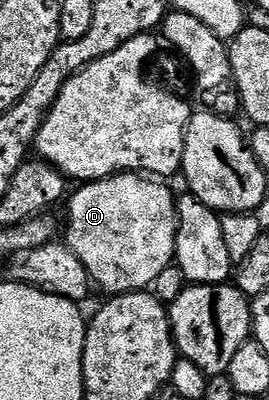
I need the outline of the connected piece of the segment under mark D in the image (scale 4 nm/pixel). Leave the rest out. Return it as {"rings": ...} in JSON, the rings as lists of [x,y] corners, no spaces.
{"rings":[[[117,173],[114,177],[106,177],[103,181],[91,181],[80,186],[81,189],[73,198],[70,196],[69,201],[69,222],[65,225],[64,244],[69,246],[69,250],[75,255],[79,255],[79,259],[83,263],[83,267],[87,271],[90,282],[94,286],[97,285],[103,292],[108,295],[120,295],[123,293],[136,293],[145,291],[152,286],[155,279],[159,279],[163,267],[174,264],[177,255],[177,203],[178,198],[173,197],[173,193],[168,189],[166,182],[161,179],[150,179],[145,175],[136,173]]]}

